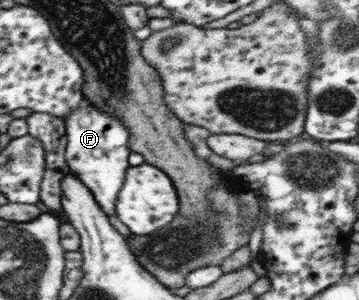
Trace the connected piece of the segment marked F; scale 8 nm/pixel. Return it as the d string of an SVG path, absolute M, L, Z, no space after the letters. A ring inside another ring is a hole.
M86 98L80 102L80 106L72 110L64 118L66 124L66 161L69 169L79 177L85 186L93 193L99 207L105 211L107 217L115 214L115 200L117 192L123 186L126 170L129 168L129 129L115 114L99 110Z

